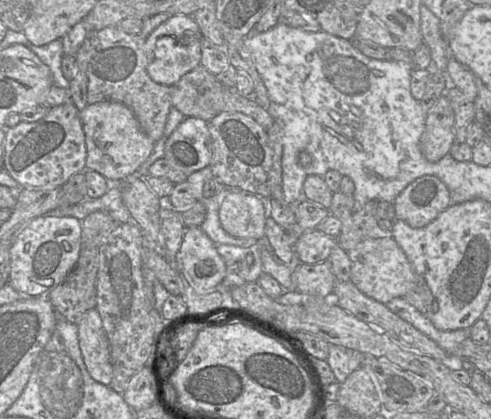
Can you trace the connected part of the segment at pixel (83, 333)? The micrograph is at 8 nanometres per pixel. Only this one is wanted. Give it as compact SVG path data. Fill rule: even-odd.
M96 308L86 312L78 323L78 340L83 361L90 376L96 382L109 386L112 380L110 349Z

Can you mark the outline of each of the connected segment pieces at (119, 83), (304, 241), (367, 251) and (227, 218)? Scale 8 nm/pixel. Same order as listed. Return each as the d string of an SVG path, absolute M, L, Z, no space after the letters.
M116 26L91 32L76 54L76 62L87 75L88 105L105 100L123 103L136 116L141 129L157 142L163 134L172 107L169 87L154 82L146 72L144 41L140 35L129 35Z
M317 229L304 231L296 242L296 257L300 263L318 264L329 259L335 246L337 246L337 239Z
M392 237L363 240L348 251L348 256L351 263L350 281L365 295L380 303L405 298L420 283L407 256Z
M231 190L219 207L222 228L242 239L263 239L267 220L267 201L242 190Z

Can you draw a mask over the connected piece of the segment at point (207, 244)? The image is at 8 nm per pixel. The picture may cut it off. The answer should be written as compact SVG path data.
M200 227L185 229L175 266L188 286L199 295L216 291L227 274L216 245Z

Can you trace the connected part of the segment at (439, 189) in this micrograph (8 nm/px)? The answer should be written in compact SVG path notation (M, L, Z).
M433 175L412 181L393 203L397 219L412 228L428 225L452 204L447 186Z

